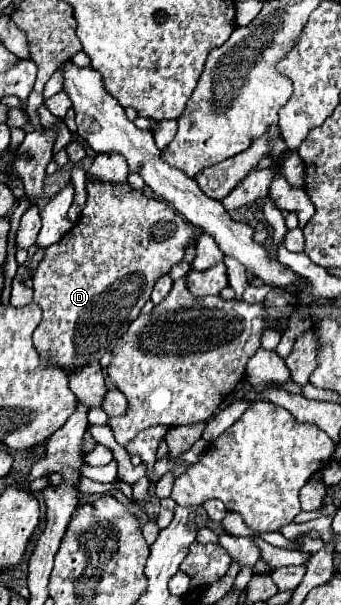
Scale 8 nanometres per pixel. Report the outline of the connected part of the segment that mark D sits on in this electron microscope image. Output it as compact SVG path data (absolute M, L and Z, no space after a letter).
M87 180L87 192L89 192L89 198L87 198L87 206L83 208L81 212L81 218L75 222L75 226L57 242L57 244L51 244L47 246L45 250L45 258L41 260L41 264L37 266L35 274L33 274L33 300L41 306L43 310L43 320L41 324L37 326L35 334L33 334L33 344L41 356L41 362L43 364L55 364L59 368L63 368L63 372L67 372L69 376L75 374L75 370L81 370L83 366L91 364L91 362L99 362L103 358L103 354L111 352L113 346L117 344L117 340L127 332L129 324L141 314L141 308L145 306L145 302L151 298L151 290L155 286L155 282L169 274L169 270L179 264L185 256L185 250L187 246L195 244L199 240L199 234L203 234L199 230L199 226L191 226L187 220L183 220L183 216L179 216L167 202L163 200L155 200L155 198L147 198L143 192L137 192L133 190L129 184L101 184L101 182L89 182Z

